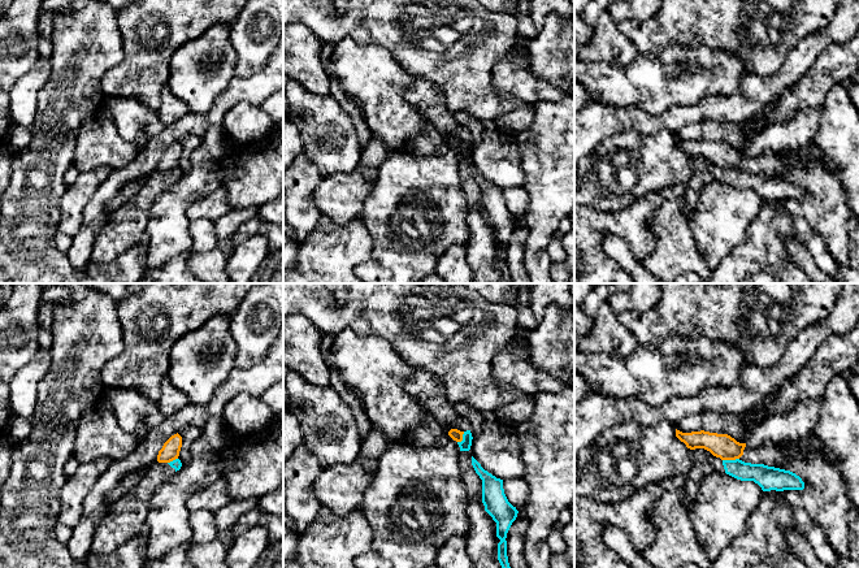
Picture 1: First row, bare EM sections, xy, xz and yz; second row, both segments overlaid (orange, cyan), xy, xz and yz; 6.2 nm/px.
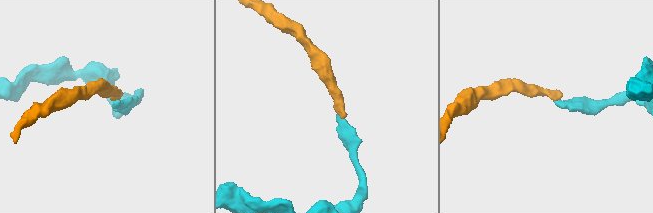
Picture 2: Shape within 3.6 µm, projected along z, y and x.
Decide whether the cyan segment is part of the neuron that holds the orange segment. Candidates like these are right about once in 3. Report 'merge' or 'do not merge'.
do not merge

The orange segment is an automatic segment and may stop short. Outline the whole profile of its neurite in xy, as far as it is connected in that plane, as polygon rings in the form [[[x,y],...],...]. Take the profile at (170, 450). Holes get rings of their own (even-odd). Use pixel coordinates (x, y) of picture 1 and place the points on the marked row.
[[[177,433],[172,435],[159,451],[157,461],[159,463],[170,463],[179,456],[179,451],[182,447],[182,437]]]

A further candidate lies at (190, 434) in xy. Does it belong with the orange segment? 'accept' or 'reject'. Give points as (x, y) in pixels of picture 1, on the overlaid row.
reject

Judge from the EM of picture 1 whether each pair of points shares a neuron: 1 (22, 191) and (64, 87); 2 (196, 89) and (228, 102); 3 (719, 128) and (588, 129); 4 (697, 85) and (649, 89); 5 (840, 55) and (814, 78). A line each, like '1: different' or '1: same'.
1: same
2: different
3: different
4: same
5: same

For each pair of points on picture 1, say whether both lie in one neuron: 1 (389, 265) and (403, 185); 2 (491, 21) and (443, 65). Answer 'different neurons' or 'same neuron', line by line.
1: same neuron
2: same neuron

